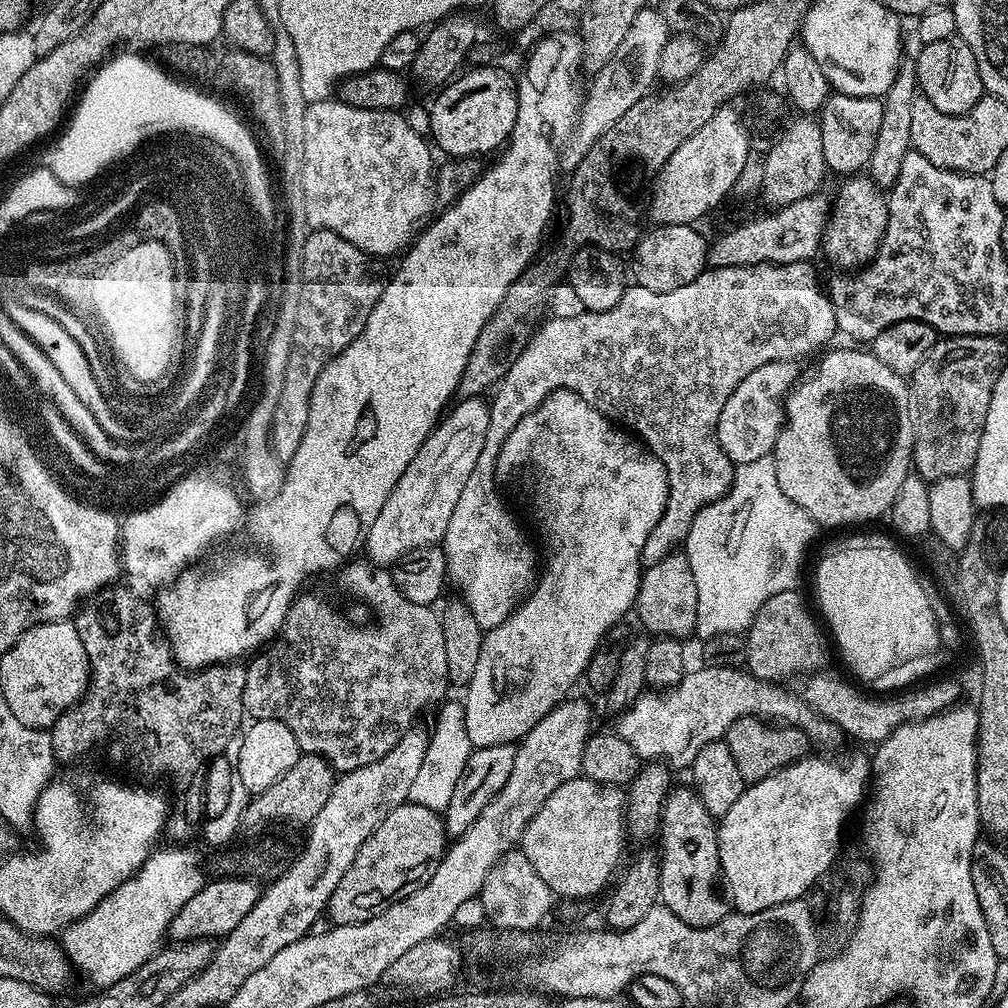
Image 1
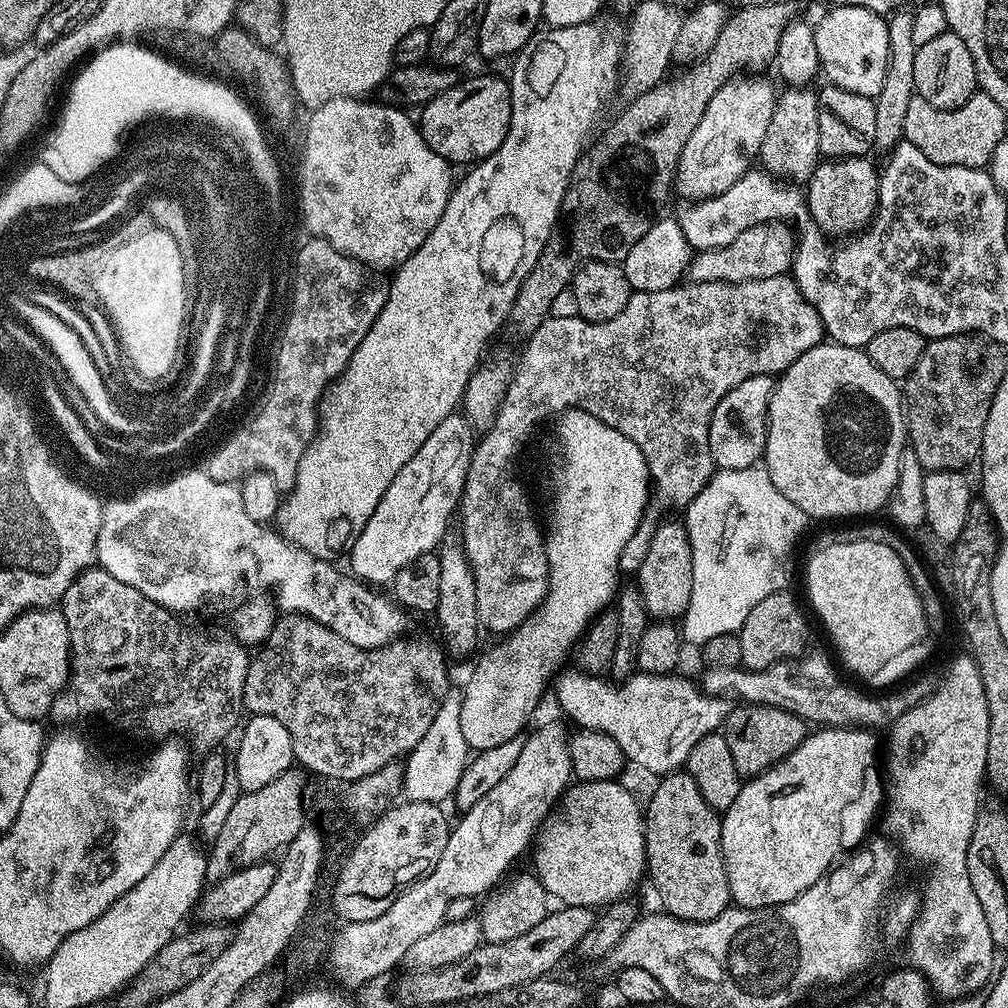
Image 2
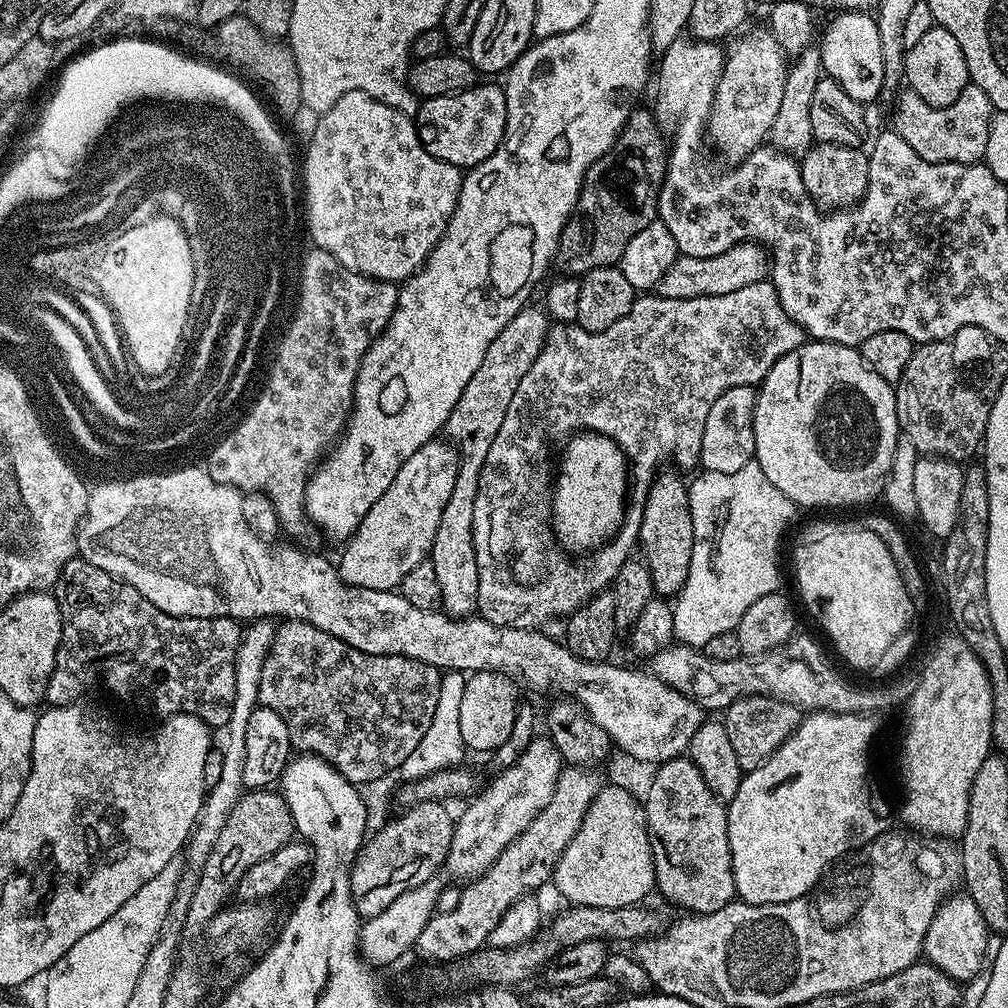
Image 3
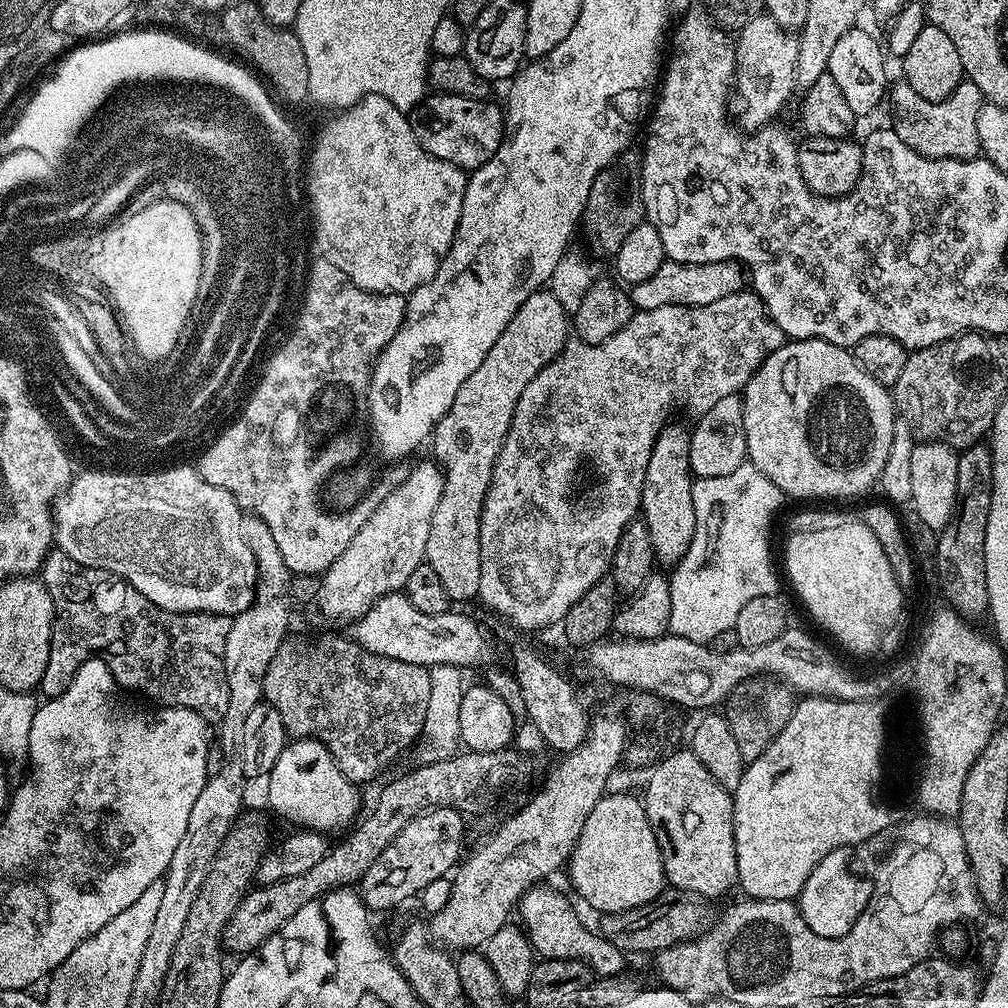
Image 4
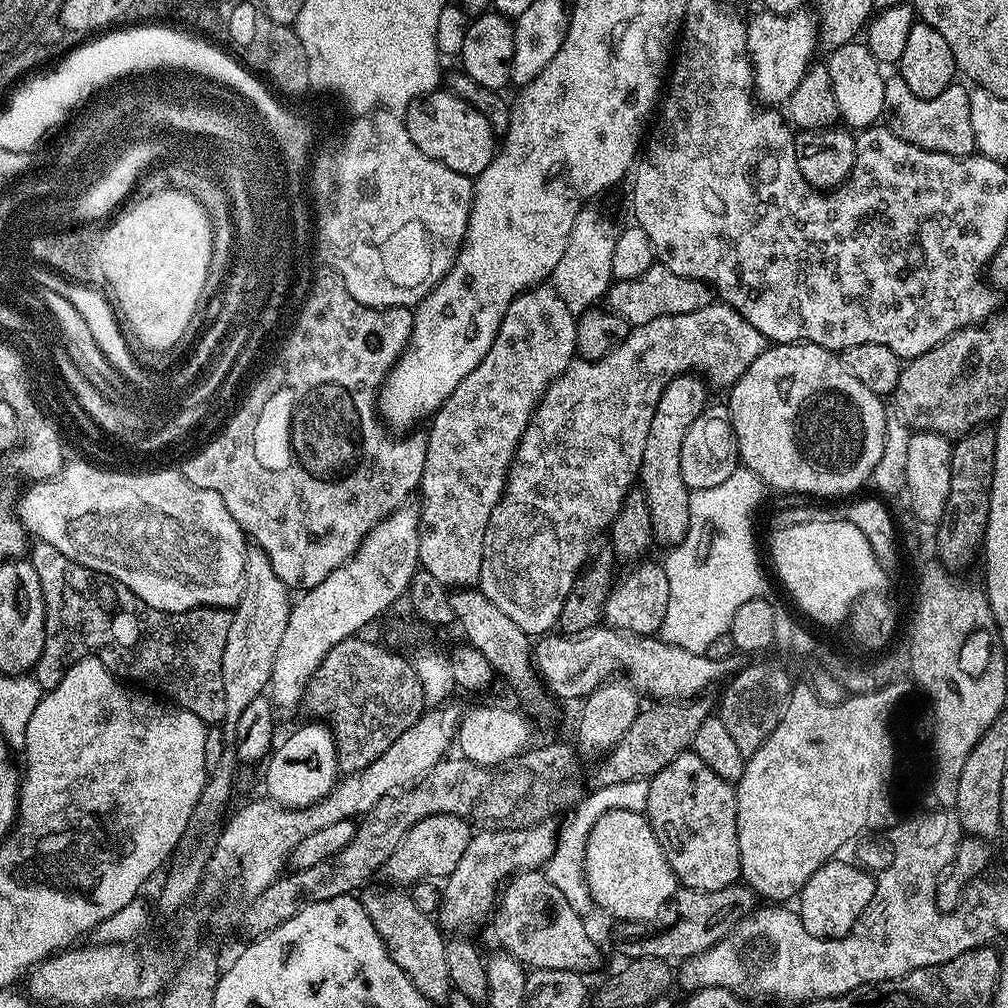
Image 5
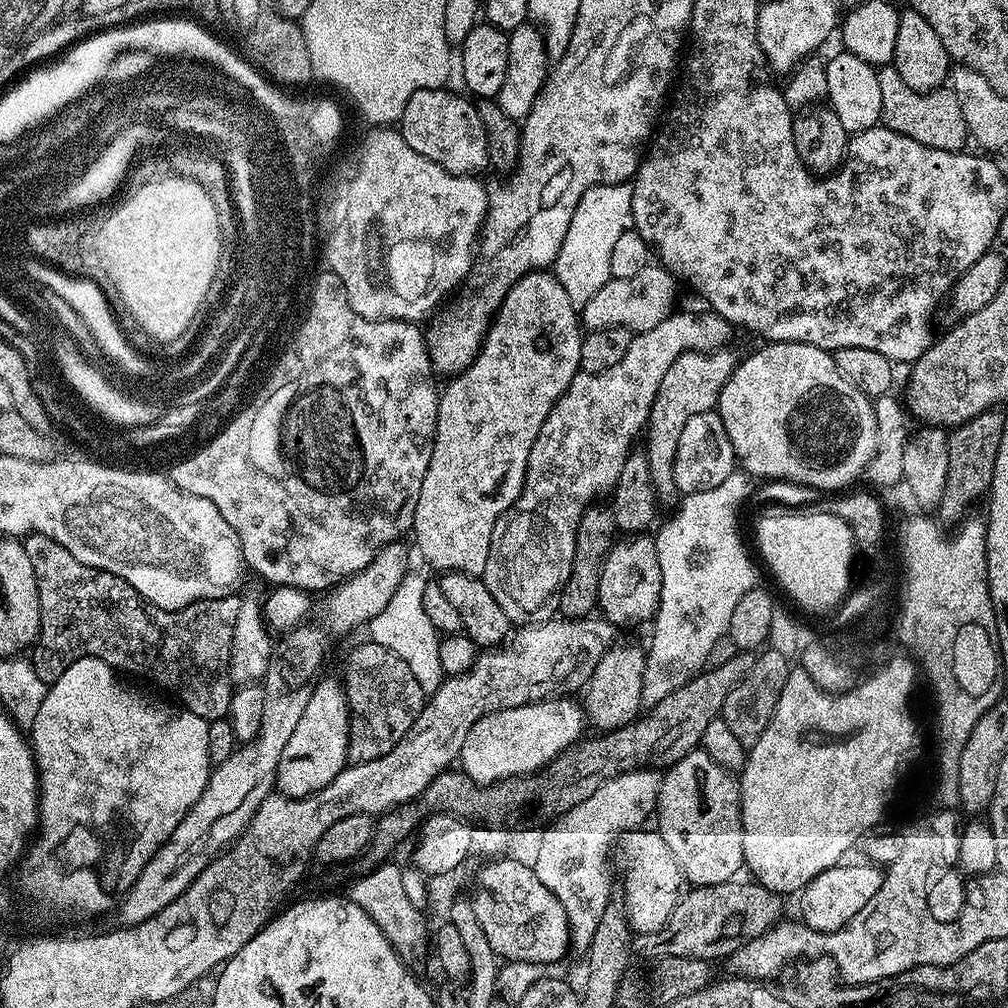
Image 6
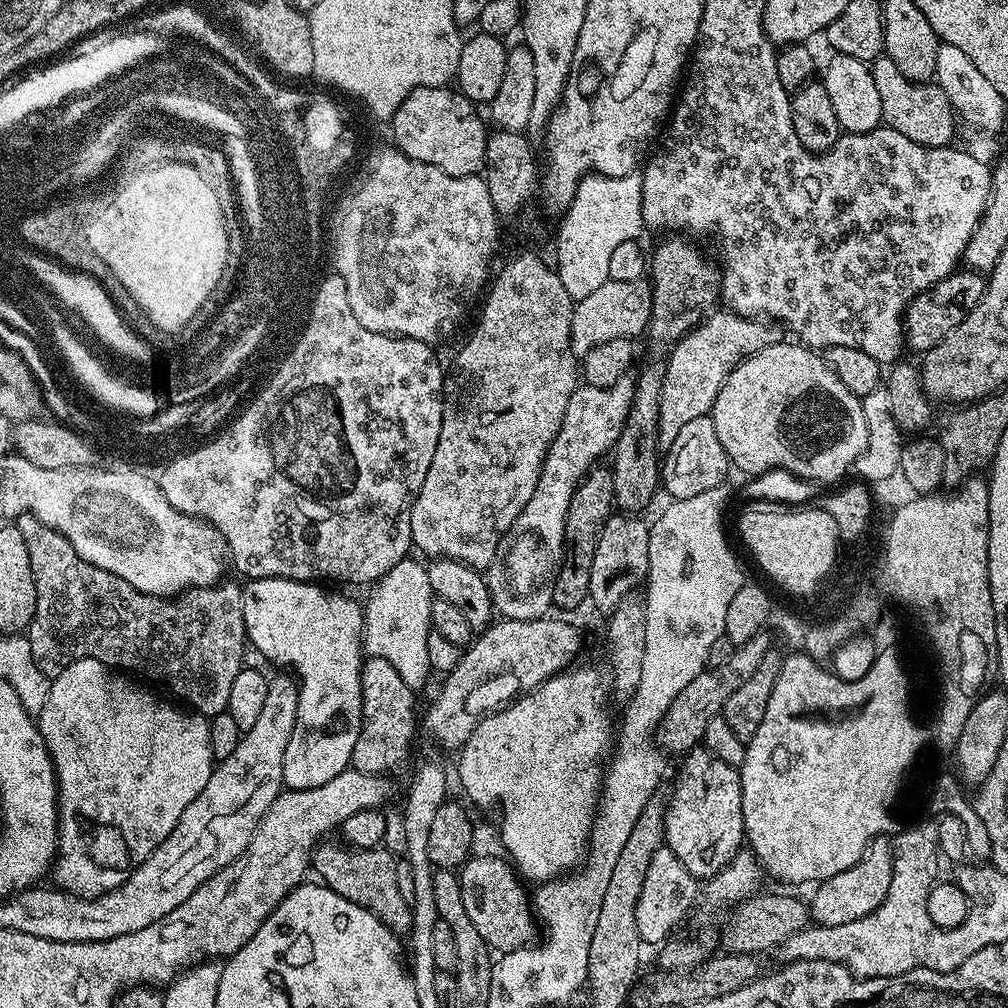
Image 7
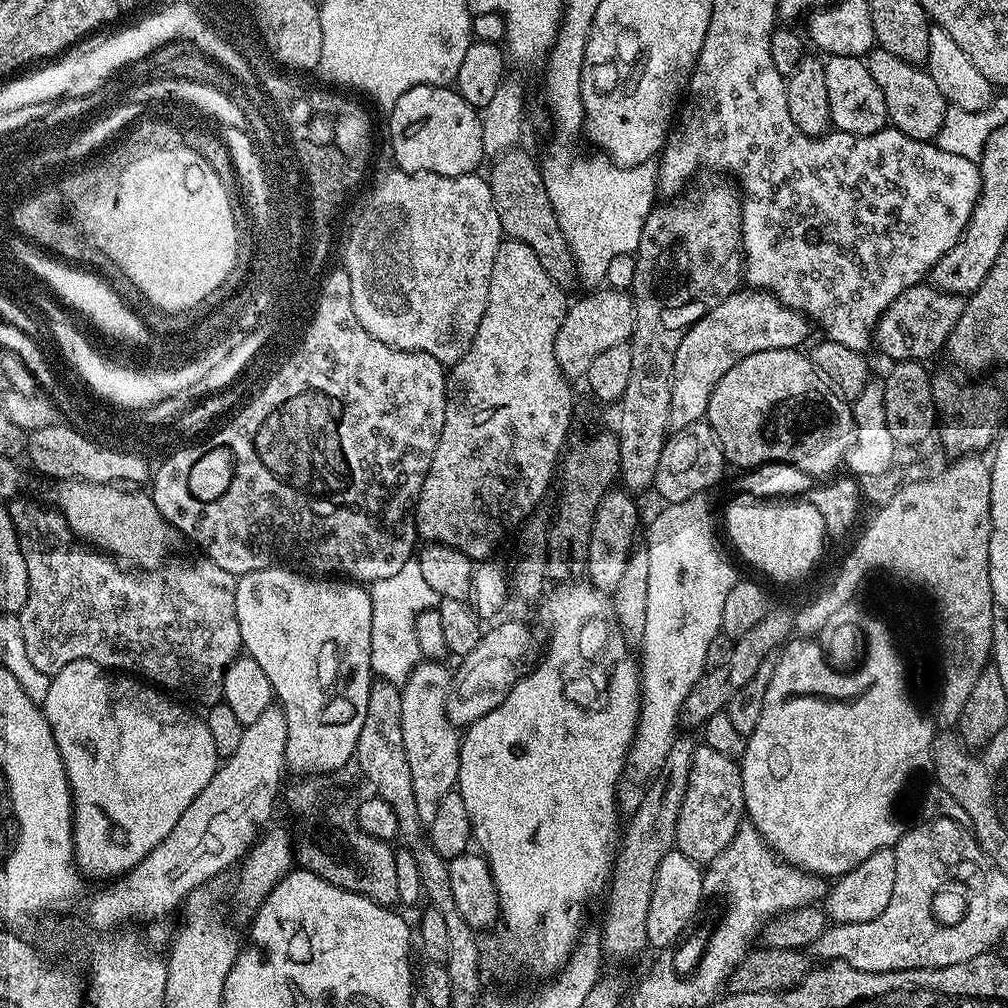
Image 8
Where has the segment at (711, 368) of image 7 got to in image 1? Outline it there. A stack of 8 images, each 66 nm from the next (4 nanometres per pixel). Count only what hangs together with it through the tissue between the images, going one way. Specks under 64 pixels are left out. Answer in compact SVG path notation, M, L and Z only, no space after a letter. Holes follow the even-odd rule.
M673 550L643 569L634 612L640 615L640 624L645 628L641 629L653 637L685 638L695 633L698 622L698 585L694 582L694 570L690 570L690 562L683 551Z

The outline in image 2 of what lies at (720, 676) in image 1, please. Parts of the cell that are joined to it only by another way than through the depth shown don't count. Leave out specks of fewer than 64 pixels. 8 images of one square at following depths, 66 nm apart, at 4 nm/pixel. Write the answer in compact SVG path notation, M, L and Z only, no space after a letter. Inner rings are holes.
M571 670L555 677L556 700L560 708L580 728L593 728L604 731L618 742L624 752L625 761L637 764L648 772L667 774L687 765L690 750L702 742L706 734L717 731L723 725L724 717L730 708L721 697L710 696L699 683L691 684L677 674L652 676L648 672L637 671L635 674L621 679L616 684L607 684L604 676L591 676L589 672Z

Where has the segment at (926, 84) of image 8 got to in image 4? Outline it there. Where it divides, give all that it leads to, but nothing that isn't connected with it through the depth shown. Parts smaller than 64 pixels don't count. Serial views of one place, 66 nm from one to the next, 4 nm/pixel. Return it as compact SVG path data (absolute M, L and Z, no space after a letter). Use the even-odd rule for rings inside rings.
M903 82L891 85L886 96L887 103L892 103L892 131L918 154L932 160L975 160L981 155L978 138L978 114L982 97L980 91L970 82L962 82L945 100L930 102Z

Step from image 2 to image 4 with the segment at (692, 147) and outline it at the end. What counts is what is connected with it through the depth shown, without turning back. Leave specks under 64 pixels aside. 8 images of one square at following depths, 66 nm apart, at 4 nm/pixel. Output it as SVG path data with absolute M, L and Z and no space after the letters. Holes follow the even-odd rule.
M757 14L748 19L746 26L738 29L735 42L738 92L748 96L748 105L745 106L739 123L745 129L755 130L775 121L792 92L797 91L796 63L799 60L800 41L789 29L778 26L772 16Z

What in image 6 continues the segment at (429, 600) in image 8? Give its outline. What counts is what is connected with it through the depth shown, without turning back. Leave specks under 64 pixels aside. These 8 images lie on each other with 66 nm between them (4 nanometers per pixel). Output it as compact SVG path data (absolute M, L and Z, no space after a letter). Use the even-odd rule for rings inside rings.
M416 570L409 571L394 590L394 598L386 602L382 612L366 625L366 632L369 632L371 643L378 646L386 646L390 654L398 654L410 668L410 674L414 674L418 686L422 686L425 693L431 694L438 690L438 686L445 680L442 670L442 662L438 659L438 646L442 636L437 632L434 622L426 615L426 609L422 606L422 594L429 581L416 573Z

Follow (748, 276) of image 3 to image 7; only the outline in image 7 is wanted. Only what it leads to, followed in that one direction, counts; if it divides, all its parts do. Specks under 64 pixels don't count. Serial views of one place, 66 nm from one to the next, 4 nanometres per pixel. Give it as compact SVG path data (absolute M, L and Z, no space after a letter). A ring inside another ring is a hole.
M608 279L605 284L598 286L594 294L587 298L575 301L572 309L572 321L570 322L570 342L572 343L572 355L583 358L588 351L593 350L596 344L609 342L610 339L637 338L648 332L648 319L652 317L652 289L643 279L636 281L614 281Z

